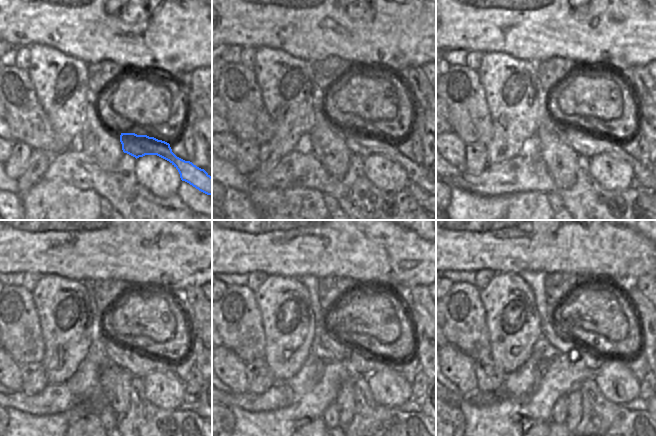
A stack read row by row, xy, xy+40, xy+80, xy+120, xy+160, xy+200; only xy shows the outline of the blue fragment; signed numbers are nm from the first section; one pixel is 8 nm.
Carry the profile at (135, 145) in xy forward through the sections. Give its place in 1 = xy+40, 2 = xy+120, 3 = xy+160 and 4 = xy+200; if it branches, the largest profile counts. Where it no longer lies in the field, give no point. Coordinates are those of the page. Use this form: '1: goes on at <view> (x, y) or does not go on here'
1: goes on at xy+40 (360, 143)
2: goes on at xy+120 (139, 364)
3: goes on at xy+160 (358, 360)
4: goes on at xy+200 (552, 330)

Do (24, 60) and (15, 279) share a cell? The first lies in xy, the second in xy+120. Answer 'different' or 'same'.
different

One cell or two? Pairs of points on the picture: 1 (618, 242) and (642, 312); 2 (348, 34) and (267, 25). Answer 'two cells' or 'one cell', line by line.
1: two cells
2: one cell

